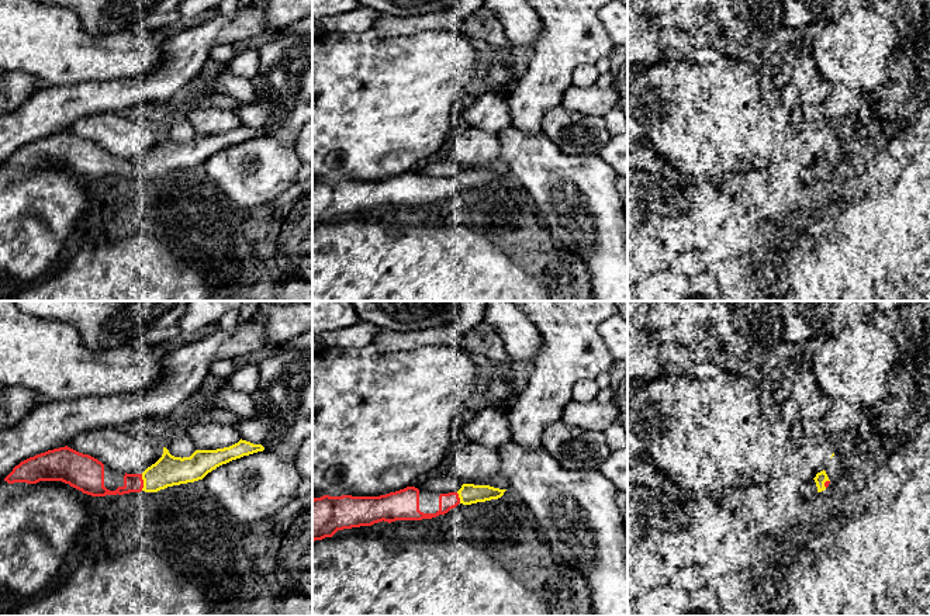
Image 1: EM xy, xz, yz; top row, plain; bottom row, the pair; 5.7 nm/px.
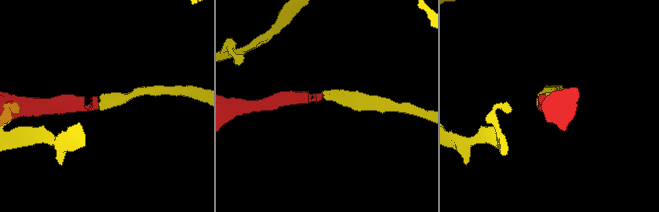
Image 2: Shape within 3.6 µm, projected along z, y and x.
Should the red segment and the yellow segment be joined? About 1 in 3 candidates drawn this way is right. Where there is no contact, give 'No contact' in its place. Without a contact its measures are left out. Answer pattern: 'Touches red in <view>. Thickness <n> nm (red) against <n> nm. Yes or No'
Touches red in xy. Thickness 110 nm (red) against 170 nm. Yes

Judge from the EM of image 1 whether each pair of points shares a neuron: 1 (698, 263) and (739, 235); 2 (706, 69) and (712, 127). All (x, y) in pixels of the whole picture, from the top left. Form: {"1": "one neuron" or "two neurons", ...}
{"1": "one neuron", "2": "one neuron"}

